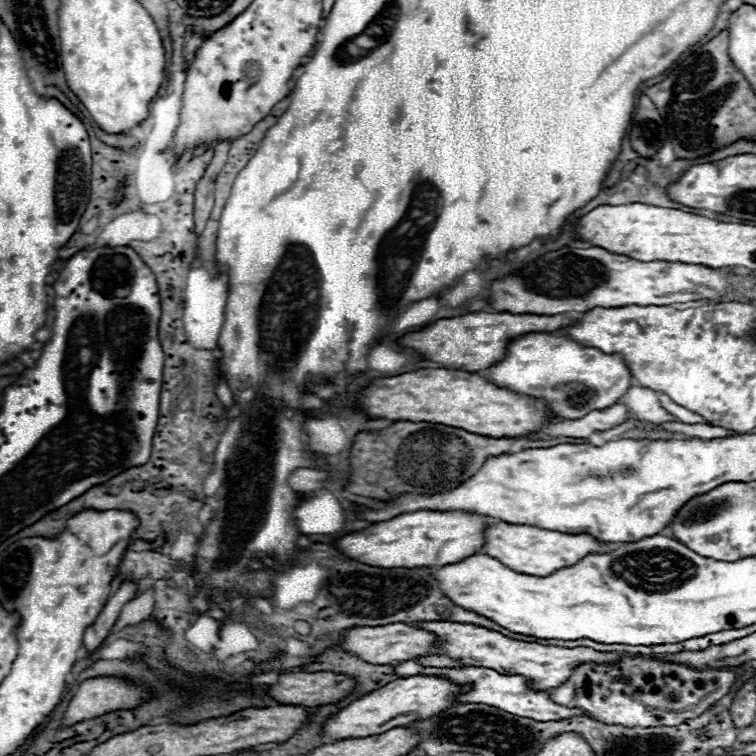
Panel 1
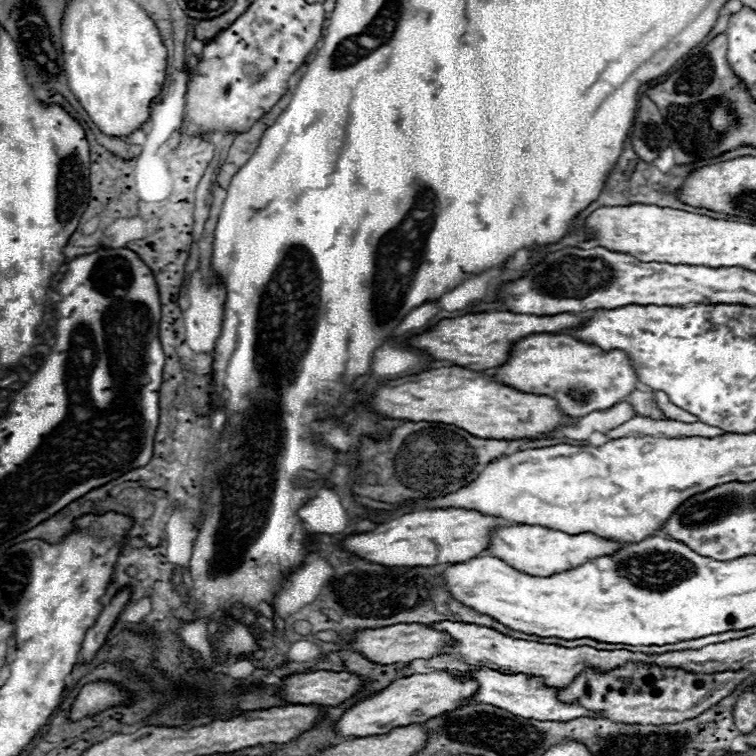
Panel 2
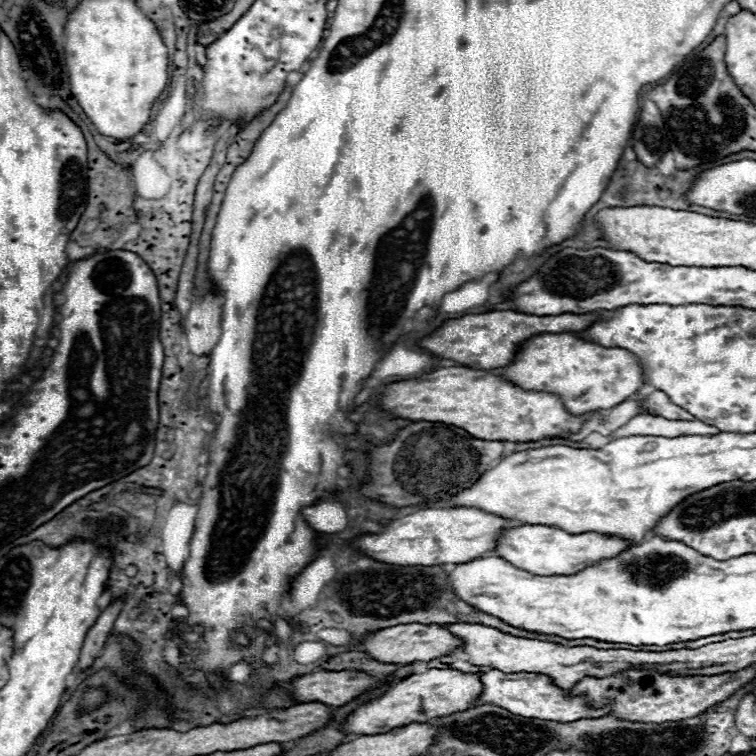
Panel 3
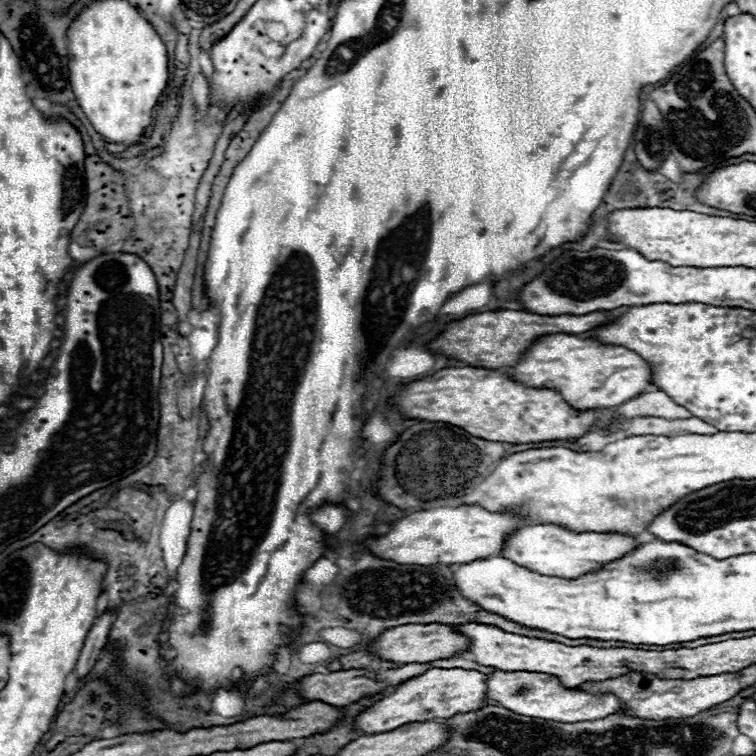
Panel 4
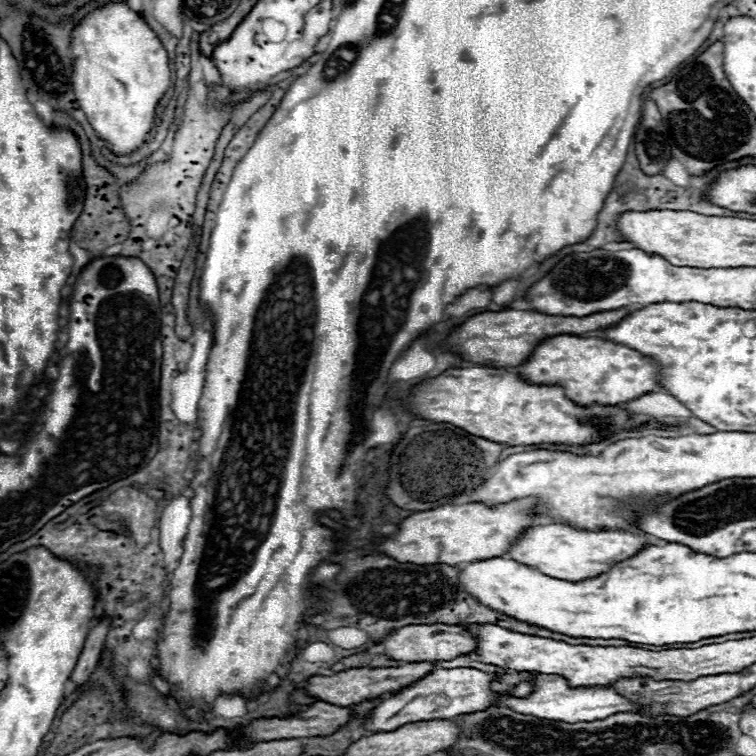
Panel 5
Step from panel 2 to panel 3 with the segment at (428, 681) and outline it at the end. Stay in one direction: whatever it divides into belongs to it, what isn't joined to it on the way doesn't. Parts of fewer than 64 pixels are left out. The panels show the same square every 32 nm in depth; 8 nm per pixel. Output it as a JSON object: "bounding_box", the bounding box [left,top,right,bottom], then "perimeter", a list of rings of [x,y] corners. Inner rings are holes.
{"bounding_box":[342,670,482,734],"perimeter":[[[428,670],[424,674],[412,674],[404,680],[394,682],[382,696],[360,704],[342,722],[348,734],[384,734],[392,726],[406,726],[408,722],[426,722],[444,714],[454,714],[456,710],[466,710],[476,706],[476,694],[480,694],[482,684],[478,674],[468,674],[460,670]]]}

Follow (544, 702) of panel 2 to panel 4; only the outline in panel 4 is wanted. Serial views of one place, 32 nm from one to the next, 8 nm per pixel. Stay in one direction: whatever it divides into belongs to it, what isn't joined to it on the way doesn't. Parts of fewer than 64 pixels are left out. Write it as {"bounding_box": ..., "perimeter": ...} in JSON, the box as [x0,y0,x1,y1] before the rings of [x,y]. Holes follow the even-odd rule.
{"bounding_box":[486,670,618,722],"perimeter":[[[494,670],[486,678],[486,700],[494,702],[506,710],[512,710],[514,714],[530,716],[530,718],[542,718],[542,720],[554,720],[554,722],[580,722],[580,720],[598,720],[614,714],[618,710],[618,698],[612,698],[612,694],[592,698],[590,694],[576,692],[570,688],[560,686],[556,678],[548,674],[536,674],[536,672],[500,672]]]}

